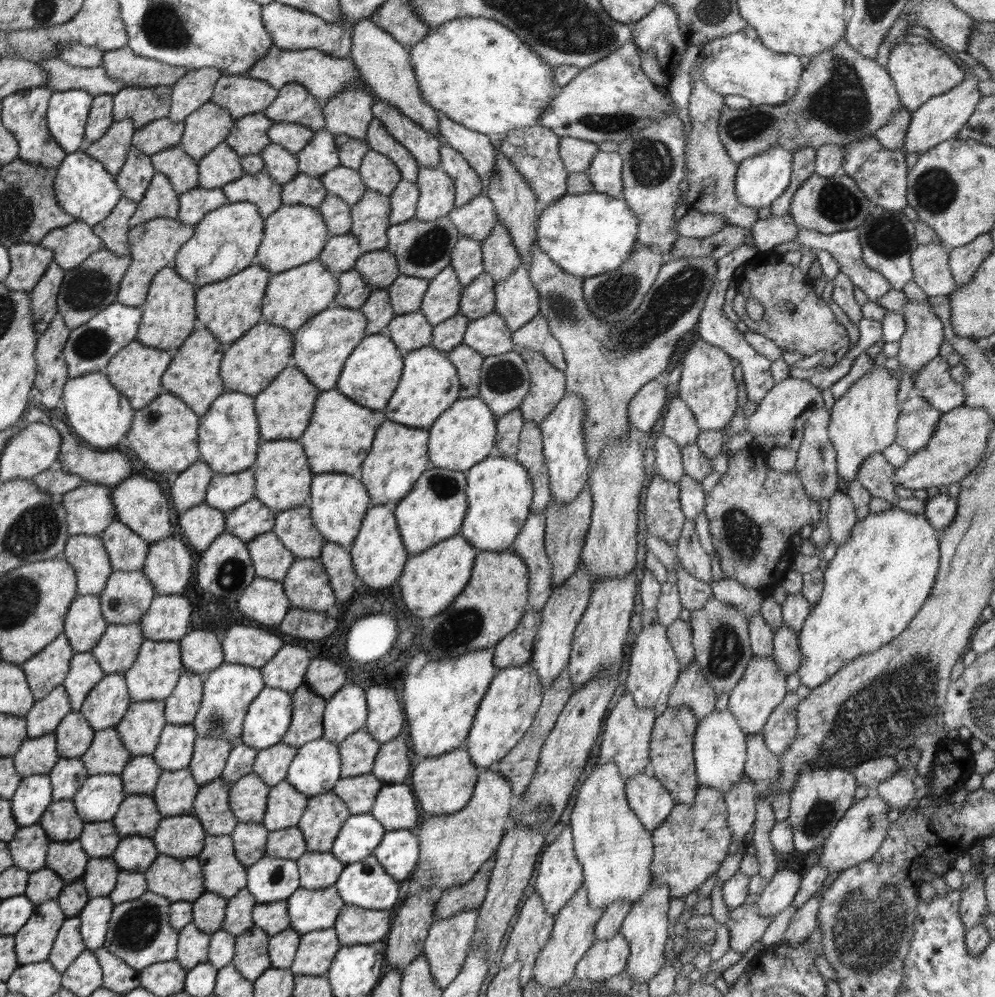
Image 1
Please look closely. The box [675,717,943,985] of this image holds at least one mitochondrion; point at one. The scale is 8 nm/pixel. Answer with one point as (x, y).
(868, 931)

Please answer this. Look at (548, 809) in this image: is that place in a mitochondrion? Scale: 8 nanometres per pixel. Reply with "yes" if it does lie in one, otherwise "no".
no

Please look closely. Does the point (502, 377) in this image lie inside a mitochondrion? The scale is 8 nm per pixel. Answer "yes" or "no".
yes

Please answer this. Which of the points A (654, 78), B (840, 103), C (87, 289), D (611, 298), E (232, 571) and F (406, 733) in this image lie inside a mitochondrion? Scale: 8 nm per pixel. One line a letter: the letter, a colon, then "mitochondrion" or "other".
A: other
B: mitochondrion
C: mitochondrion
D: mitochondrion
E: mitochondrion
F: other

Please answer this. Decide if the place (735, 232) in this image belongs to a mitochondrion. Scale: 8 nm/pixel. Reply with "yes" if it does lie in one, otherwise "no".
no

